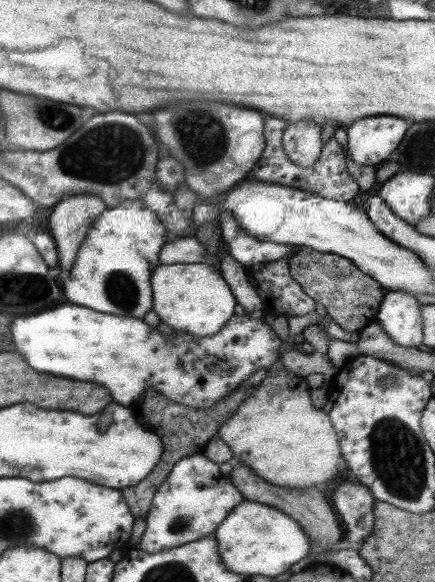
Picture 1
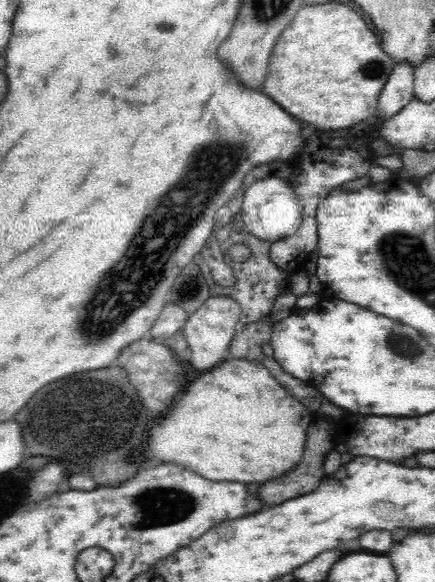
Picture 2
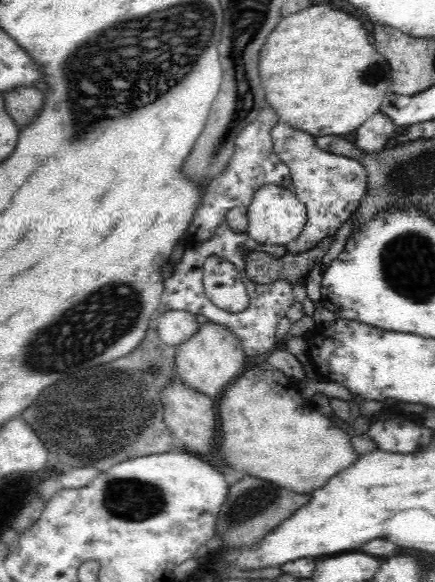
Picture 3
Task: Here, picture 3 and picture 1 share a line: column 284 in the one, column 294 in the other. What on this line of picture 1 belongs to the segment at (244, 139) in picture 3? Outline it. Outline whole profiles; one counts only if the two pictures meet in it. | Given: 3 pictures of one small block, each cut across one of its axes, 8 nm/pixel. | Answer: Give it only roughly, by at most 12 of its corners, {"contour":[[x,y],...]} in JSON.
{"contour":[[265,116],[257,182],[347,202],[359,186],[331,138],[311,168],[289,162],[287,124]]}

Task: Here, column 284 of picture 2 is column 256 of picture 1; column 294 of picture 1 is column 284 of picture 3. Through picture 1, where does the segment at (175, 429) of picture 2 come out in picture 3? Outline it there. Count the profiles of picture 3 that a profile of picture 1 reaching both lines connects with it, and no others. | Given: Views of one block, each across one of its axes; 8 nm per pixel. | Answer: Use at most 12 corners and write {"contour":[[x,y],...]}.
{"contour":[[272,364],[216,400],[216,456],[310,494],[356,464]]}

